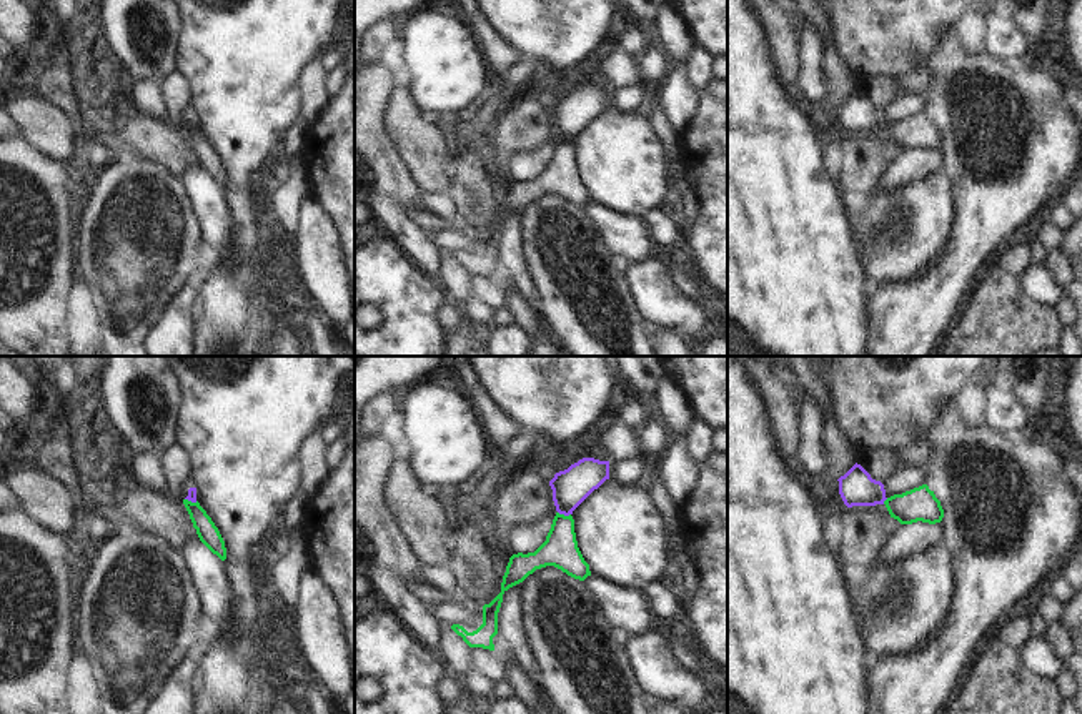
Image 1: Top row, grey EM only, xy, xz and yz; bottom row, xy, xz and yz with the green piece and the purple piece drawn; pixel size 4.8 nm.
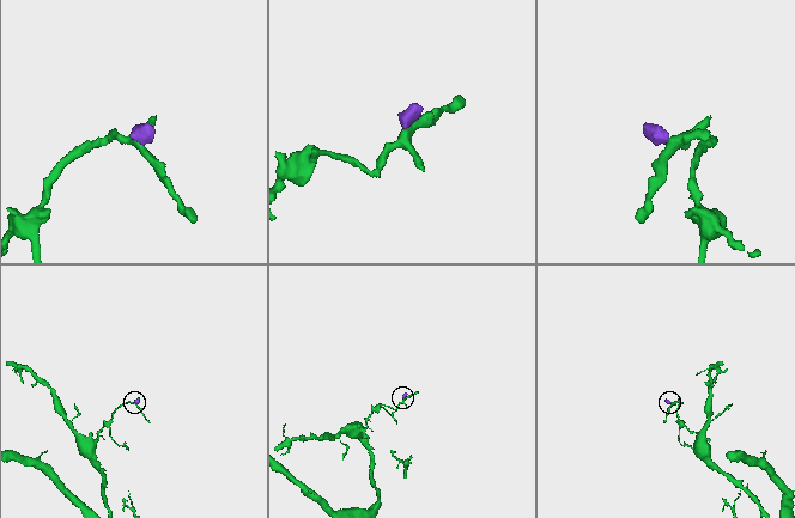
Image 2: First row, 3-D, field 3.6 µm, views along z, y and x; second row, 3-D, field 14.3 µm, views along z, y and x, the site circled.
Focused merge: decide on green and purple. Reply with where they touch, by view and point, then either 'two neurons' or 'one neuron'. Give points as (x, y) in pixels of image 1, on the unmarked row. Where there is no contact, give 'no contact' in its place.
xz (563, 142) | two neurons

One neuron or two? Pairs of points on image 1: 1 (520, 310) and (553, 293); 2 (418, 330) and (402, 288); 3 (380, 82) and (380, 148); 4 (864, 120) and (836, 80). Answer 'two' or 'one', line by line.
1: two
2: one
3: one
4: two

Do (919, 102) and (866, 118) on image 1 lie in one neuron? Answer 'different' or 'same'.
same

